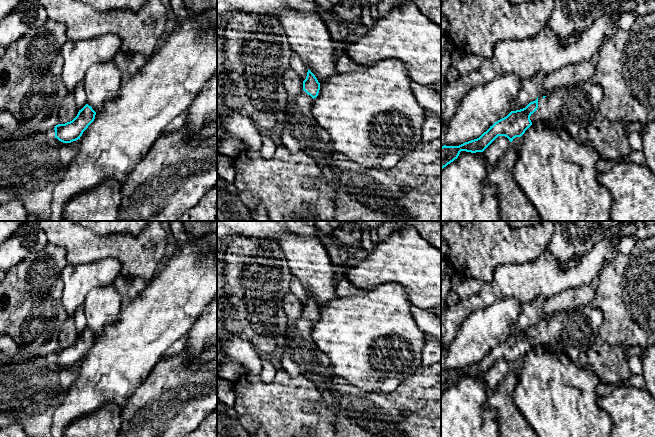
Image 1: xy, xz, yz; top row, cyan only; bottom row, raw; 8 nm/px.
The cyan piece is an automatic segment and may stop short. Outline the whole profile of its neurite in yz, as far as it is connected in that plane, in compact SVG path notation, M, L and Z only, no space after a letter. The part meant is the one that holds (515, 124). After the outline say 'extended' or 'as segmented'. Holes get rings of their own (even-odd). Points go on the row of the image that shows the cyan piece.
M592 80L554 88L547 96L537 97L525 108L511 111L479 138L459 146L442 146L441 171L457 159L461 151L483 152L498 136L505 136L512 142L537 122L563 128L573 138L580 138L598 116L603 95L601 86Z; extended

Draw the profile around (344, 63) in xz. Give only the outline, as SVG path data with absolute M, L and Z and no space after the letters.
M347 55L340 56L337 59L337 71L339 73L352 72L352 71L366 71L369 66L365 64L355 63L352 59L350 59Z

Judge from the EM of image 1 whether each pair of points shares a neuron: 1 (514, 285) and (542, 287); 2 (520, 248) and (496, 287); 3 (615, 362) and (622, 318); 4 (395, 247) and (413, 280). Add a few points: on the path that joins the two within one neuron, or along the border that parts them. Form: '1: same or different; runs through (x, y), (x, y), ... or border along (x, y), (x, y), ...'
1: same; runs through (521, 285), (535, 285)
2: different; border along (533, 259), (500, 264), (492, 279)
3: different; border along (598, 338), (610, 344), (627, 344), (630, 347)
4: same; runs through (403, 255), (413, 265), (413, 272)

